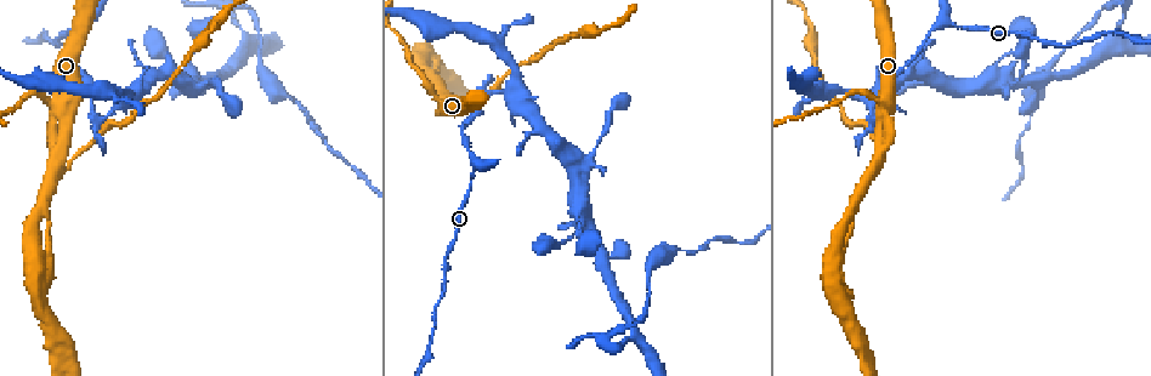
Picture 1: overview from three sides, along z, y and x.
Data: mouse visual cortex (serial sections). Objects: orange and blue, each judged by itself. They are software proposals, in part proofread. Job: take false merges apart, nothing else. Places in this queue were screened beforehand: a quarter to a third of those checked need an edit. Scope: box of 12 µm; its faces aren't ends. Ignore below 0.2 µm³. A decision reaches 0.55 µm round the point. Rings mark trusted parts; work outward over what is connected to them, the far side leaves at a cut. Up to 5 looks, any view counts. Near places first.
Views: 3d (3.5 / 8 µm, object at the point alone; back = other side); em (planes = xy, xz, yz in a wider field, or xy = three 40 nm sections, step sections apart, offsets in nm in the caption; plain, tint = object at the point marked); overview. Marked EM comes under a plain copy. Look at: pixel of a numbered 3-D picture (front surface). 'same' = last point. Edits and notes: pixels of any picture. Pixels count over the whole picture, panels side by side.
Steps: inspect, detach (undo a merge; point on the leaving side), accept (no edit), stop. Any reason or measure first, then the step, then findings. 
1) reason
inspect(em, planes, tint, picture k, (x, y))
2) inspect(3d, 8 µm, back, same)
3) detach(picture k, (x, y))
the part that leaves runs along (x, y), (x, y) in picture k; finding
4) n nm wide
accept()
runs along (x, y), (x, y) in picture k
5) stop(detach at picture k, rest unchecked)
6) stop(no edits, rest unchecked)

arms part here
inspect(3d, 3.5 µm, picture 1, (473, 169))

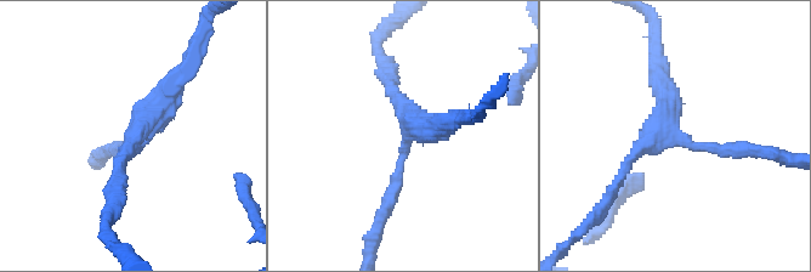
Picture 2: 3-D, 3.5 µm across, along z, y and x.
accept()
continuous, no second cell

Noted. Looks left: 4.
sharp bend
inspect(3d, 3.5 µm, picture 1, (871, 120))

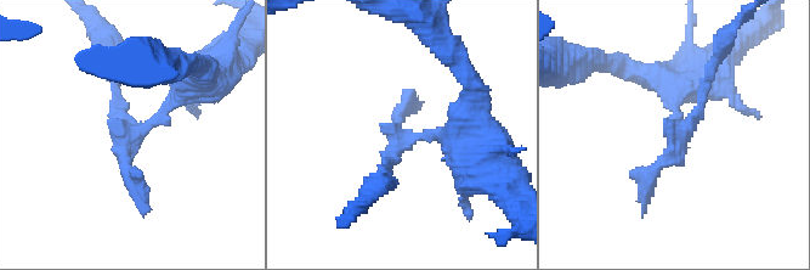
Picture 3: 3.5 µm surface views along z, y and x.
inspect(em, xy, step 1, tint, picture 3, (398, 148))

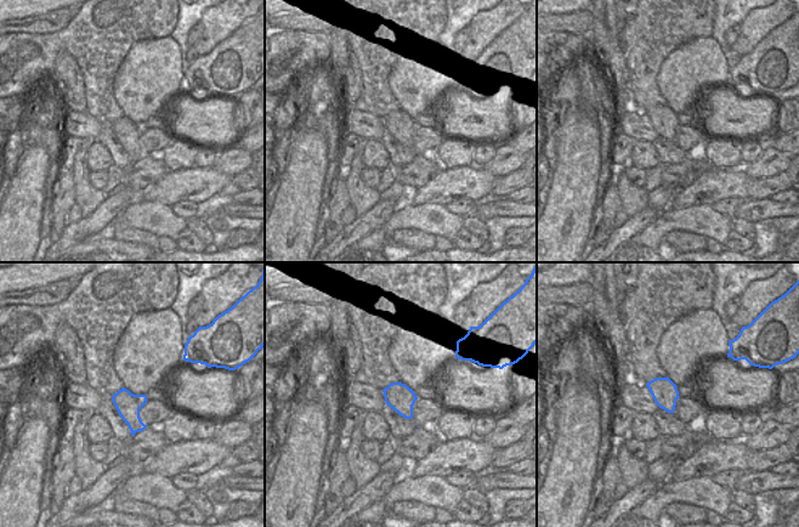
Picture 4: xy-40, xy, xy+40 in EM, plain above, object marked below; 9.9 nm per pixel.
detach(picture 3, (690, 93))
the part that leaves runs along (145, 127), (220, 62) in picture 3; a second cell is stuck on

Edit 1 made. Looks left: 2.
stop(detach at picture 3, rest unchecked)

